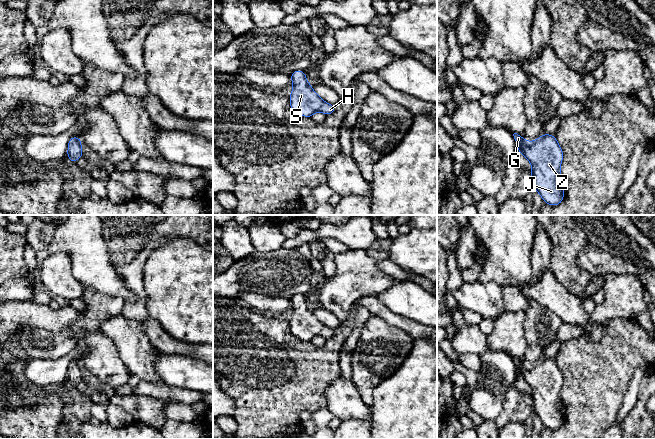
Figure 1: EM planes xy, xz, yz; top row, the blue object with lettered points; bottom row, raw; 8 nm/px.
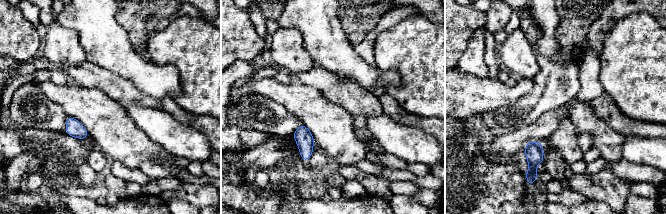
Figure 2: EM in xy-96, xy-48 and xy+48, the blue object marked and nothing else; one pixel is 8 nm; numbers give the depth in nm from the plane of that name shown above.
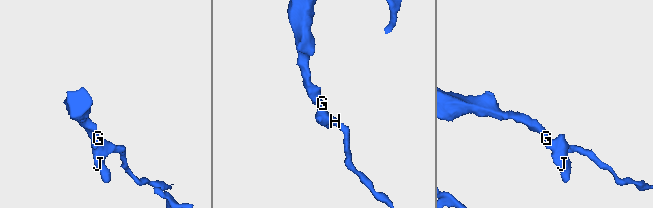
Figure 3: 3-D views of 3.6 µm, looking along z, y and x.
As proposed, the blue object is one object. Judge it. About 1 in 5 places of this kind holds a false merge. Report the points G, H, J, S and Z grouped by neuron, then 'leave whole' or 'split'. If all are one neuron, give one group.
G H J S Z | leave whole

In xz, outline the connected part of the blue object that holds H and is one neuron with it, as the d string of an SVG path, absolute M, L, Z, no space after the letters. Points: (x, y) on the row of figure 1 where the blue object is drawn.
M294 71L290 75L293 91L289 95L290 107L297 114L311 118L315 112L330 115L335 111L335 105L322 100L308 83L304 71Z

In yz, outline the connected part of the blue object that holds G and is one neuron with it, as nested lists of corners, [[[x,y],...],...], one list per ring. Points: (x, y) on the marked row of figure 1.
[[[513,134],[518,151],[532,165],[530,171],[533,188],[545,203],[556,206],[564,198],[564,182],[560,173],[563,152],[554,135],[543,134],[529,142]]]

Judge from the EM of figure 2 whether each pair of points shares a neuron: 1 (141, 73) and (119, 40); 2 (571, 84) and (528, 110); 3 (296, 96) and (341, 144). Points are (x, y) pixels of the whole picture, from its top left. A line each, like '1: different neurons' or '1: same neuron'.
1: same neuron
2: same neuron
3: same neuron

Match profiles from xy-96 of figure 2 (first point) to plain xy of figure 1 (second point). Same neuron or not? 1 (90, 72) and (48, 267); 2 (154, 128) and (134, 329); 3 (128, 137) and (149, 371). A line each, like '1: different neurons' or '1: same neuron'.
1: different neurons
2: different neurons
3: different neurons

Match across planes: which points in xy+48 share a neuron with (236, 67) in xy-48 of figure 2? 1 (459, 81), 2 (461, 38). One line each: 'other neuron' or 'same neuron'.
1: other neuron
2: other neuron

